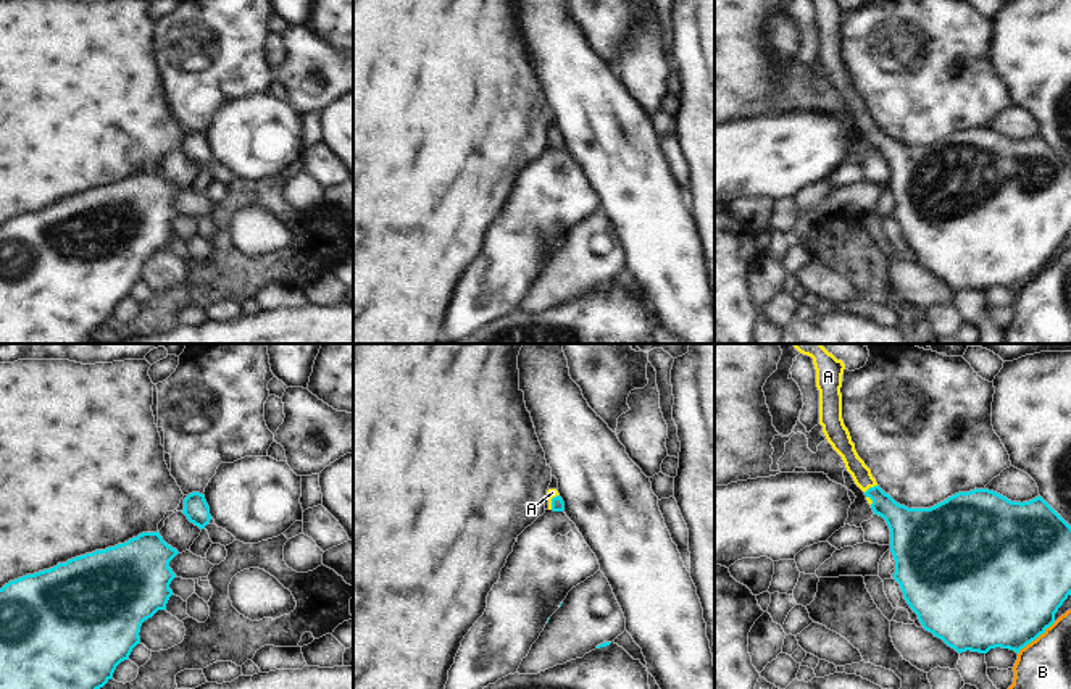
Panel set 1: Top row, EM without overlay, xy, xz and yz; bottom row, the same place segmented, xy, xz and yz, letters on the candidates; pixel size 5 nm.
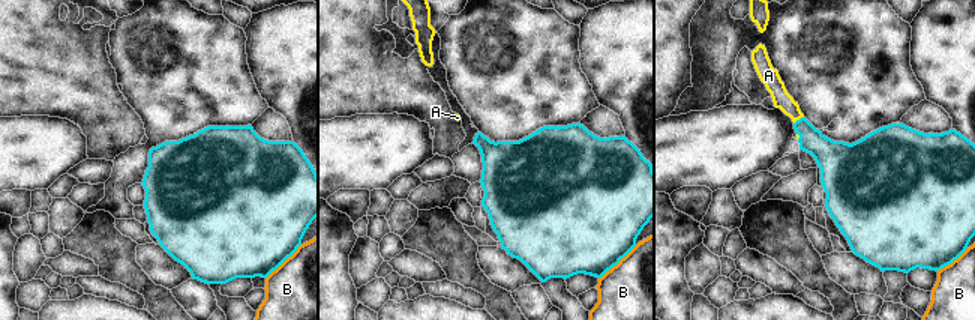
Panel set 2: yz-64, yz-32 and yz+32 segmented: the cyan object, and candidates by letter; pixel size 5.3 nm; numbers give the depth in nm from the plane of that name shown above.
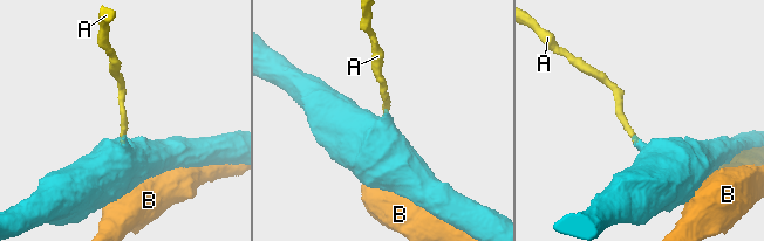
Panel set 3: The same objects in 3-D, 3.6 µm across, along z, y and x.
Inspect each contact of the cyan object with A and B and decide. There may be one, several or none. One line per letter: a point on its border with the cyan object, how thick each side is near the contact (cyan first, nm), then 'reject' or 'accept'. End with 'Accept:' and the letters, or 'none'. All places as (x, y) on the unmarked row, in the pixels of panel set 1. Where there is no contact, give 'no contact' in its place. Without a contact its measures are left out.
A: contact yz (870, 126); calibres 160 and 100 nm; accept
B: contact yz (1036, 276); calibres 500 and 300 nm; reject
Accept: A

